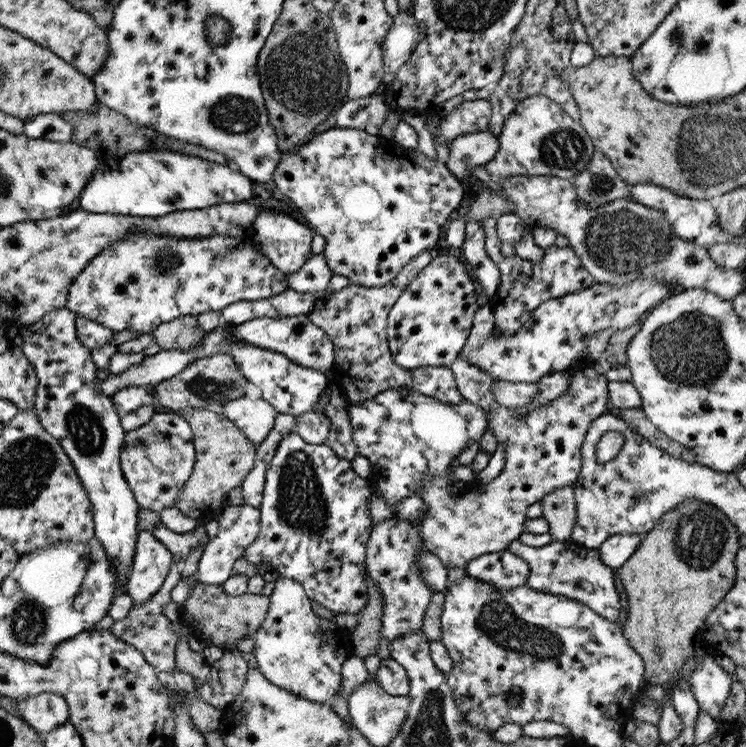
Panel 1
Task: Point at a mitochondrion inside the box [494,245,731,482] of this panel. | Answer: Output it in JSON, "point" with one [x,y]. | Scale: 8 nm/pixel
{"point":[688,351]}

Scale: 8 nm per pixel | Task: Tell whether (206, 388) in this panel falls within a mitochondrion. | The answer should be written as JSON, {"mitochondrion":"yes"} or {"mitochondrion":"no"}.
{"mitochondrion":"yes"}

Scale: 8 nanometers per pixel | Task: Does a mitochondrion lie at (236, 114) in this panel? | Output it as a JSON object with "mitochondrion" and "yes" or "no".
{"mitochondrion":"yes"}

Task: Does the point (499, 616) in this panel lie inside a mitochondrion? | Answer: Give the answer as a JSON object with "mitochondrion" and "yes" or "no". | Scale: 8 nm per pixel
{"mitochondrion":"yes"}

